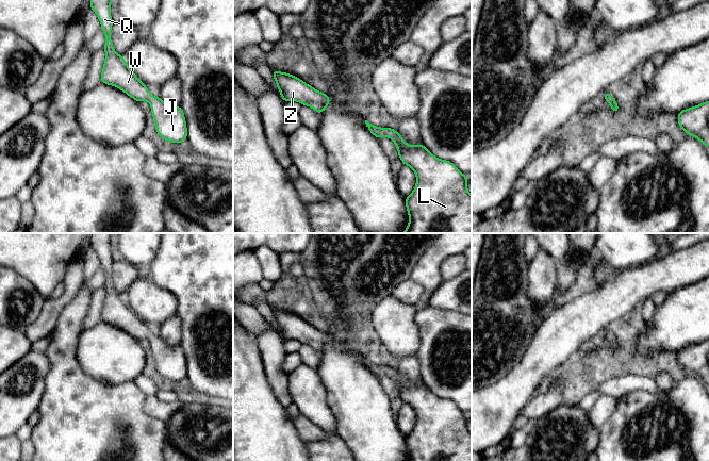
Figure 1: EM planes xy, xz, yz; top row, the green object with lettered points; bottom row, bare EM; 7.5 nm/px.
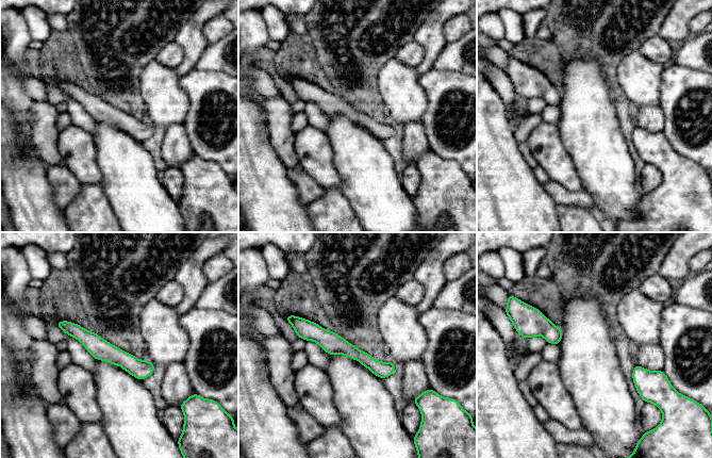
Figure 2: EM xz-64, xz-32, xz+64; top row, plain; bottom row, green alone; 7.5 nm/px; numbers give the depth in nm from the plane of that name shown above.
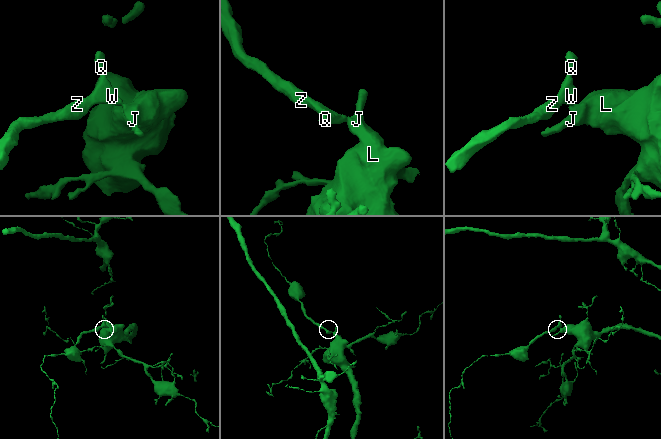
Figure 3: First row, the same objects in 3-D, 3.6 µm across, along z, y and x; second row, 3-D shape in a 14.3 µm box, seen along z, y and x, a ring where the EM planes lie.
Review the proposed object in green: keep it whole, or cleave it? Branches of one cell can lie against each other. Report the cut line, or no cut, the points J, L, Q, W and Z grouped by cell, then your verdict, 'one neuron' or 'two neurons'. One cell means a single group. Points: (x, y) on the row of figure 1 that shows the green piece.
cut none; groups J L Q W Z; one neuron

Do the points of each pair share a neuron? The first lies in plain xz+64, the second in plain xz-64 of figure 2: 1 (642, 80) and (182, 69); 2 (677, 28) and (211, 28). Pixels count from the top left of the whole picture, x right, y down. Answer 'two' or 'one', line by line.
1: two
2: two

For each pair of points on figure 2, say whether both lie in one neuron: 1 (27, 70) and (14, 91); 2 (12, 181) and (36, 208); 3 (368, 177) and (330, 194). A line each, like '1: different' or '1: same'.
1: same
2: same
3: different

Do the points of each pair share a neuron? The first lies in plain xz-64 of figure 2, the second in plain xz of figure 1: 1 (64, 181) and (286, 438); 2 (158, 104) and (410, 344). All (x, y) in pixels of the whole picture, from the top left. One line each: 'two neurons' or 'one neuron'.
1: two neurons
2: one neuron

